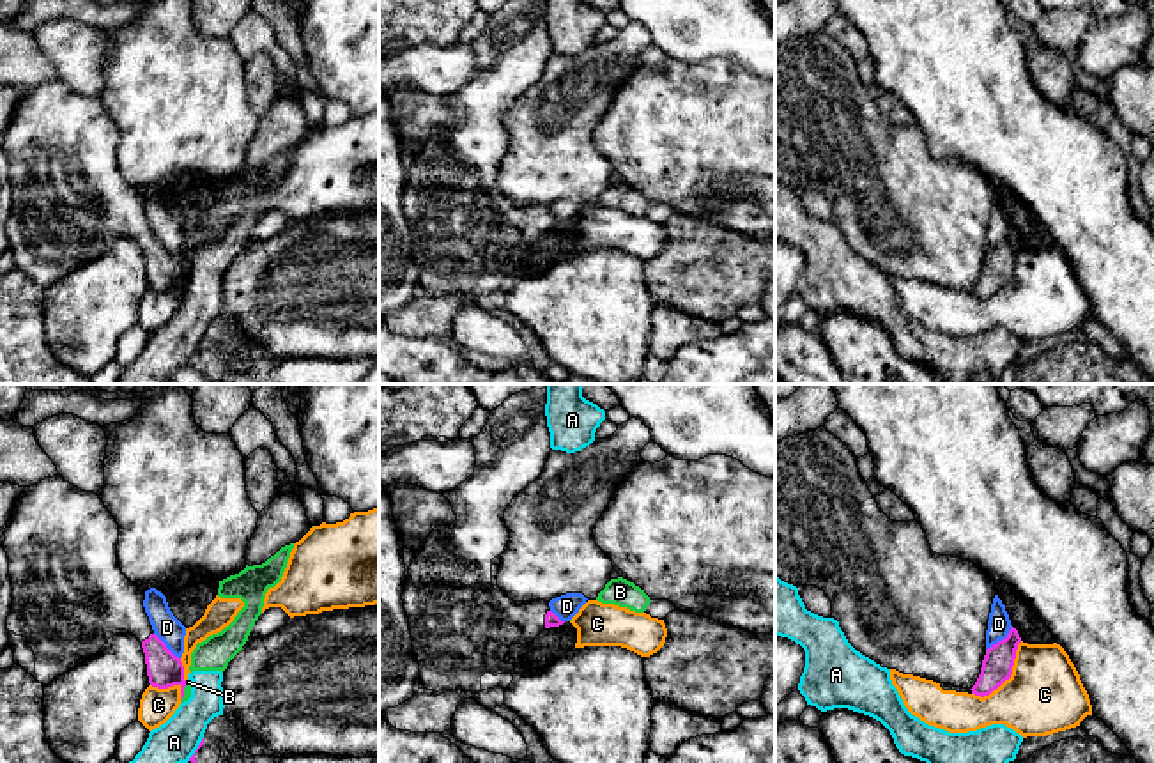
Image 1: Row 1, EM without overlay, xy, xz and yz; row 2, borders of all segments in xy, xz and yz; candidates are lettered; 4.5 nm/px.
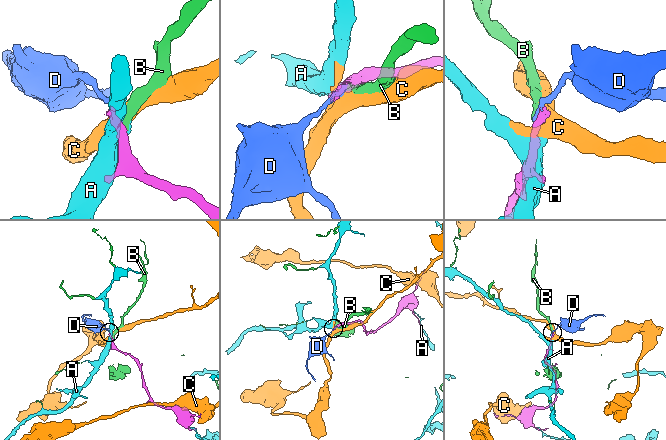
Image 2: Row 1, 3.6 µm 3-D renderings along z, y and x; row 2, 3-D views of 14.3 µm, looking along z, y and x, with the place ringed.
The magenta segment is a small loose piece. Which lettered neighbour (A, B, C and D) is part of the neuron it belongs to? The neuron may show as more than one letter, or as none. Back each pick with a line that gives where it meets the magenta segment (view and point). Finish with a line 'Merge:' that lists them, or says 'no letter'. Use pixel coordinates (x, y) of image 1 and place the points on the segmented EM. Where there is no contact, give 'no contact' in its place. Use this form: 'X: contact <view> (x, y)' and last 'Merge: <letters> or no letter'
Merge: no letter

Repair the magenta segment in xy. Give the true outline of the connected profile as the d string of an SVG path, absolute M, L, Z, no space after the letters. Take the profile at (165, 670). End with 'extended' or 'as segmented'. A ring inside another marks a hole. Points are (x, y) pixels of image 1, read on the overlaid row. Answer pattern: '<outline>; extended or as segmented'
M62 476L44 478L35 485L25 487L14 505L0 545L7 552L12 582L12 605L7 616L7 630L27 639L27 646L35 655L34 678L39 683L48 685L74 669L96 655L110 637L133 634L142 643L145 653L149 683L158 689L179 685L182 701L186 687L184 666L152 630L143 607L147 590L136 586L122 574L117 559L119 524L97 494L85 492Z; extended

